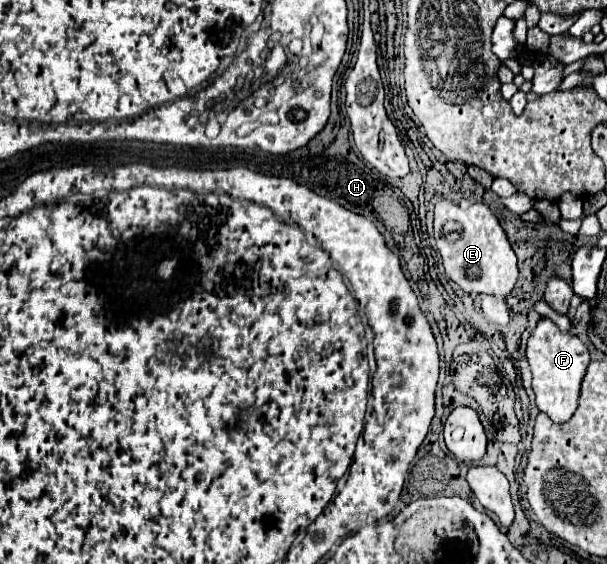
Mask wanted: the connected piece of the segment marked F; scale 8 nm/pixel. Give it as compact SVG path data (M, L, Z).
M542 317L528 339L526 357L532 369L532 389L536 393L538 409L544 411L552 421L564 423L578 407L580 383L590 363L586 345L576 335L562 331L552 319Z

